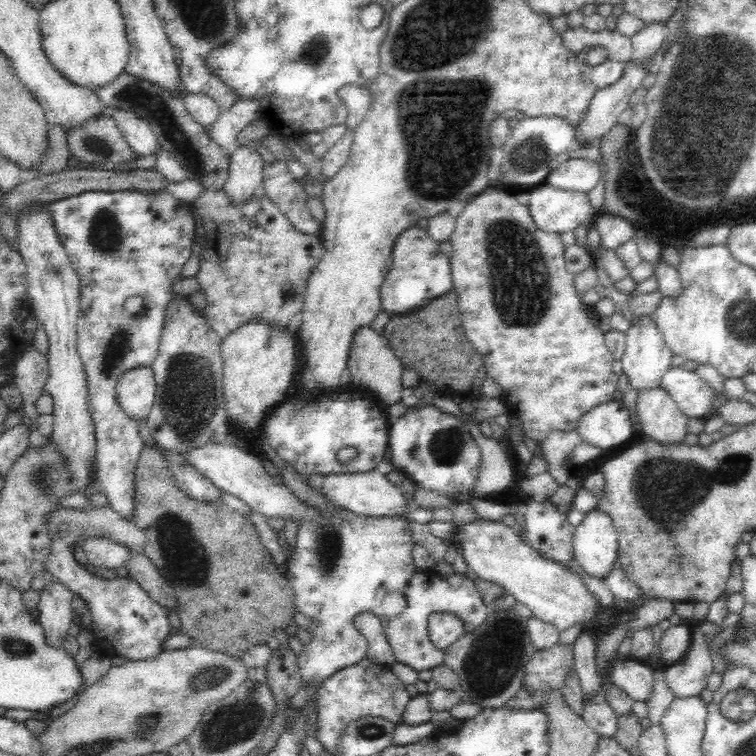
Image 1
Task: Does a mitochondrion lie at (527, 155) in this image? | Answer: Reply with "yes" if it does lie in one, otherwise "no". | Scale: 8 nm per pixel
yes

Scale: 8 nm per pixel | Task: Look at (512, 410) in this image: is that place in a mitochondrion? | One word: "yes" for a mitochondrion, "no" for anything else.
no

